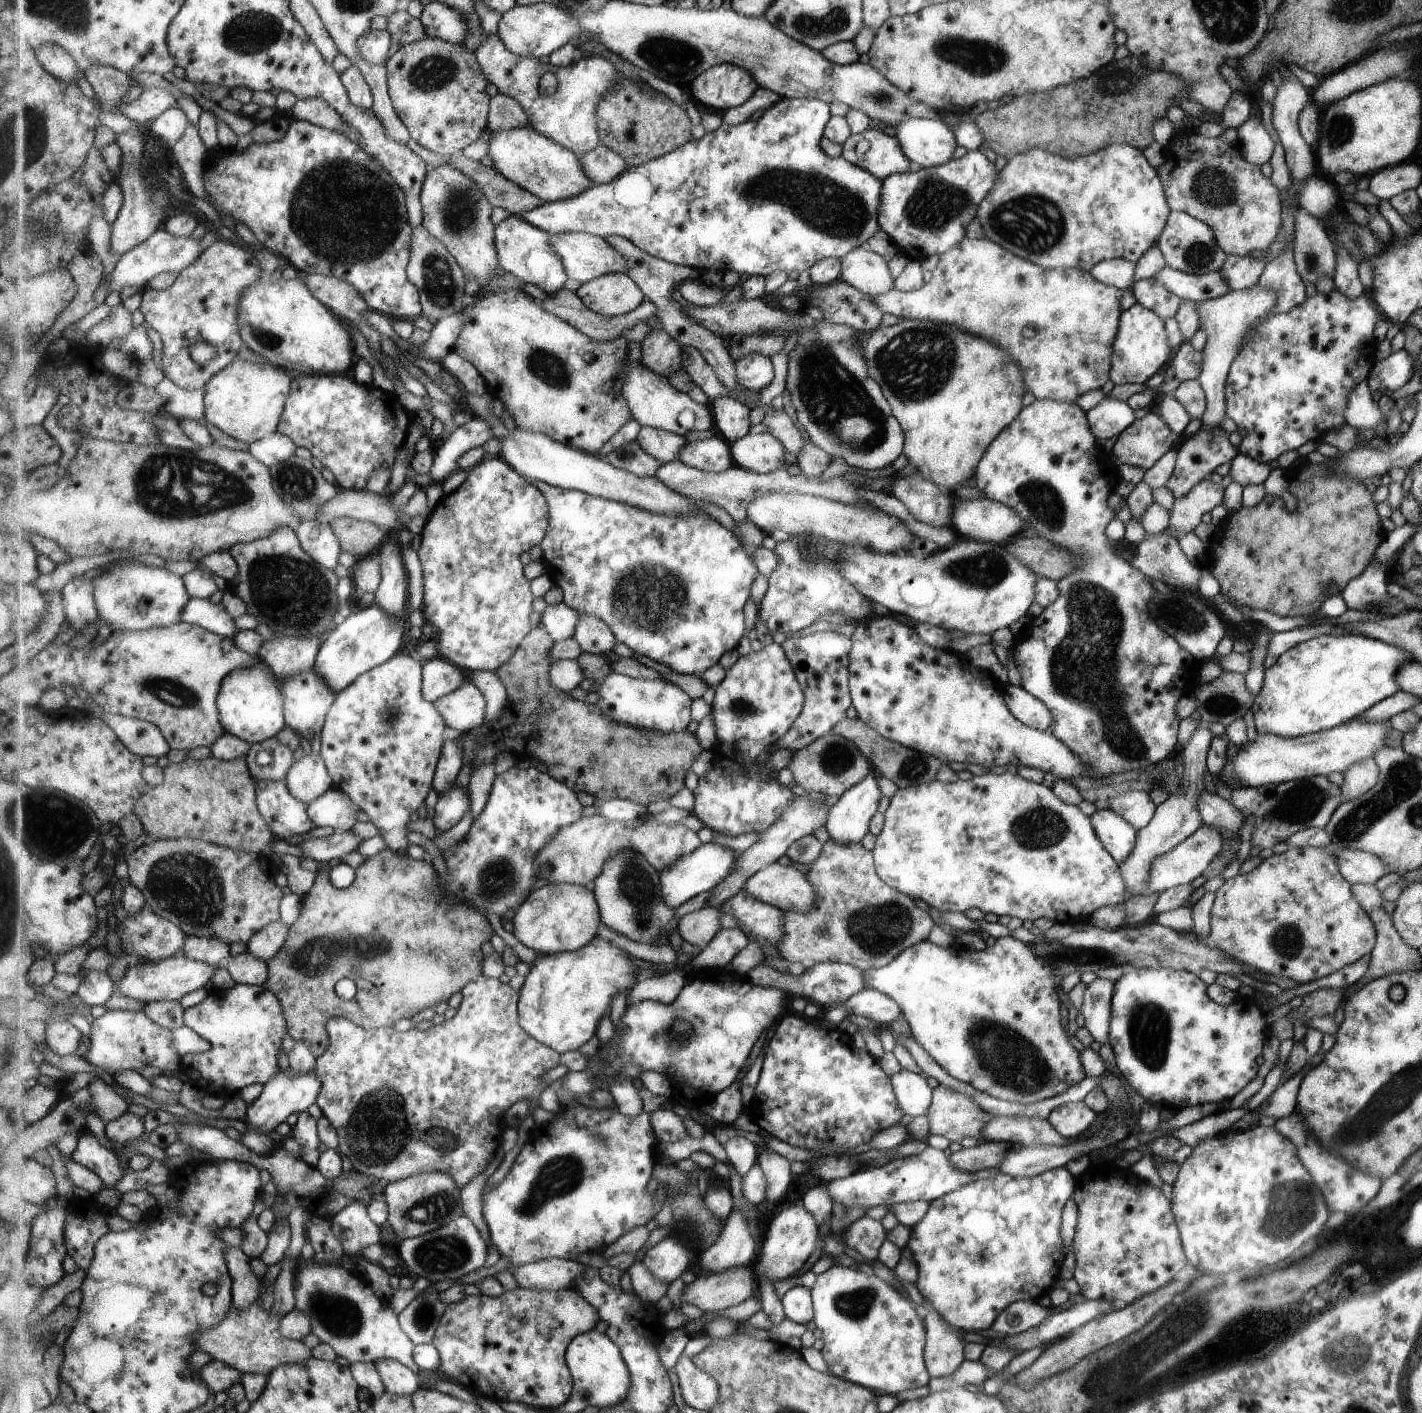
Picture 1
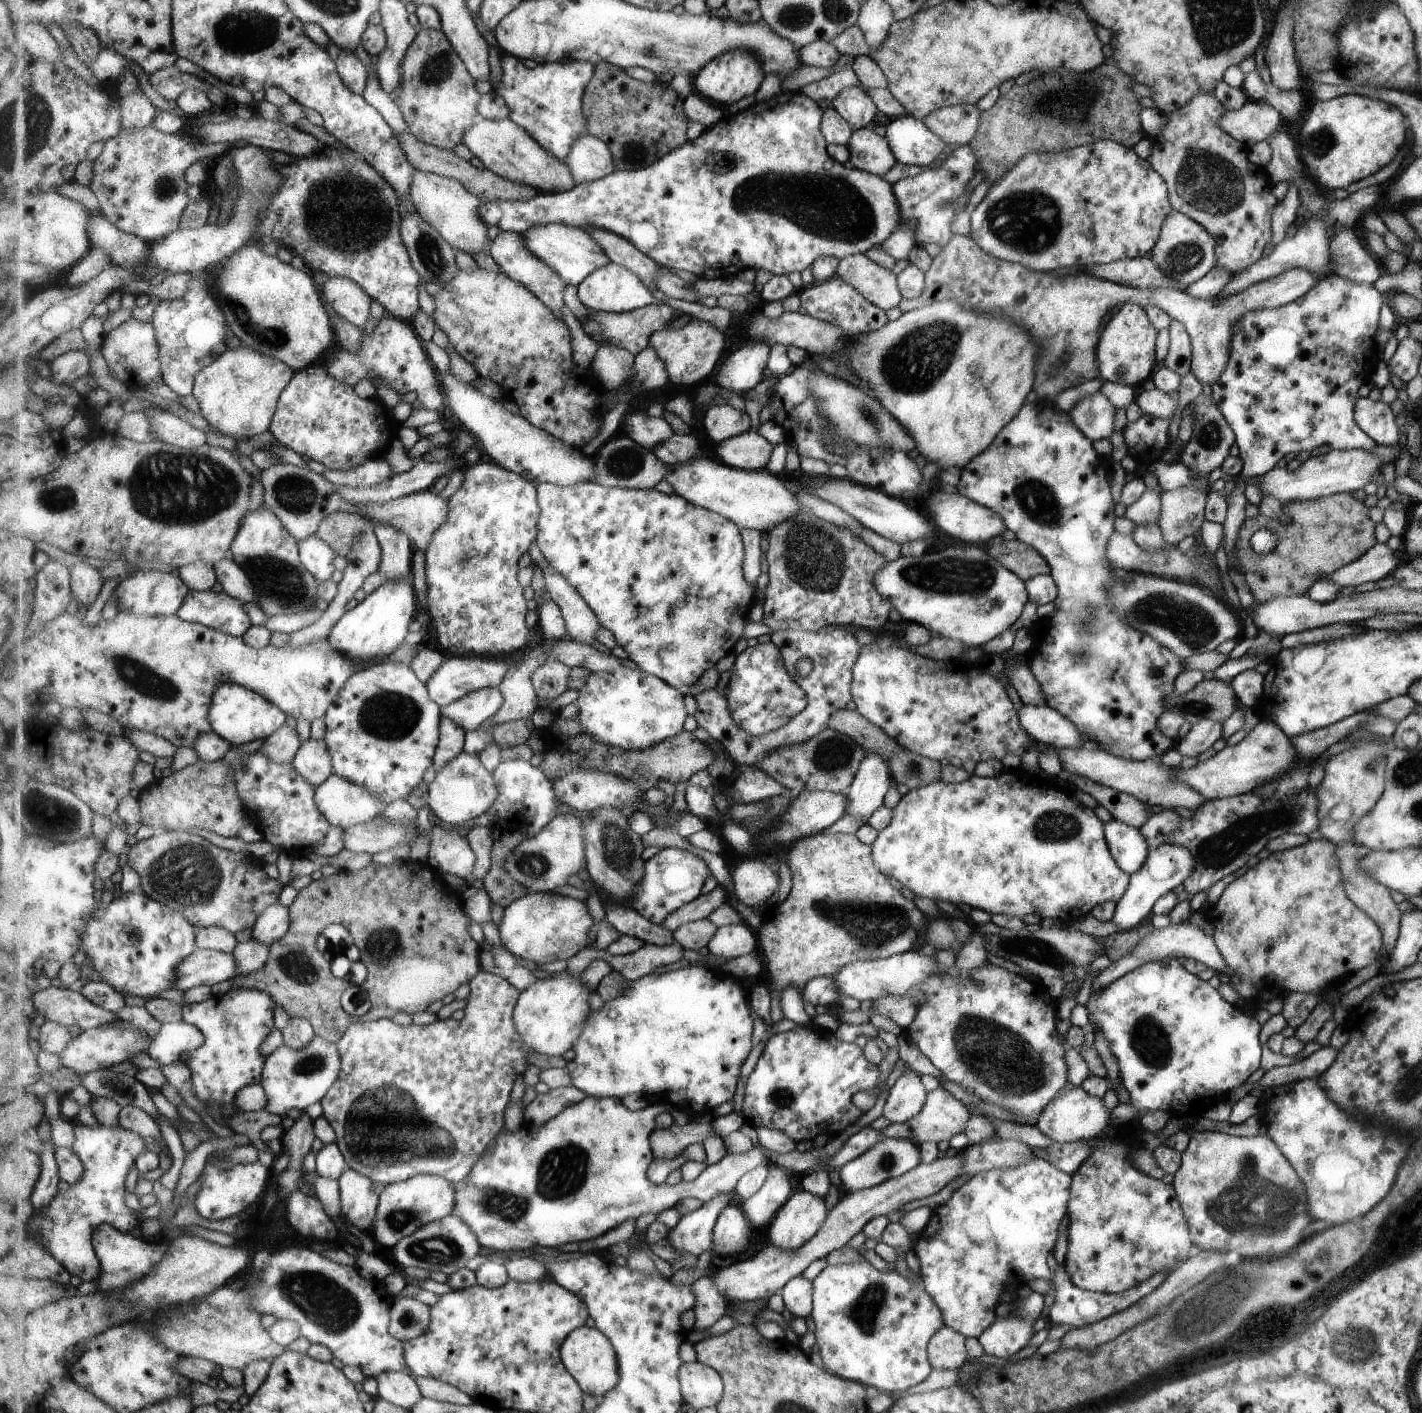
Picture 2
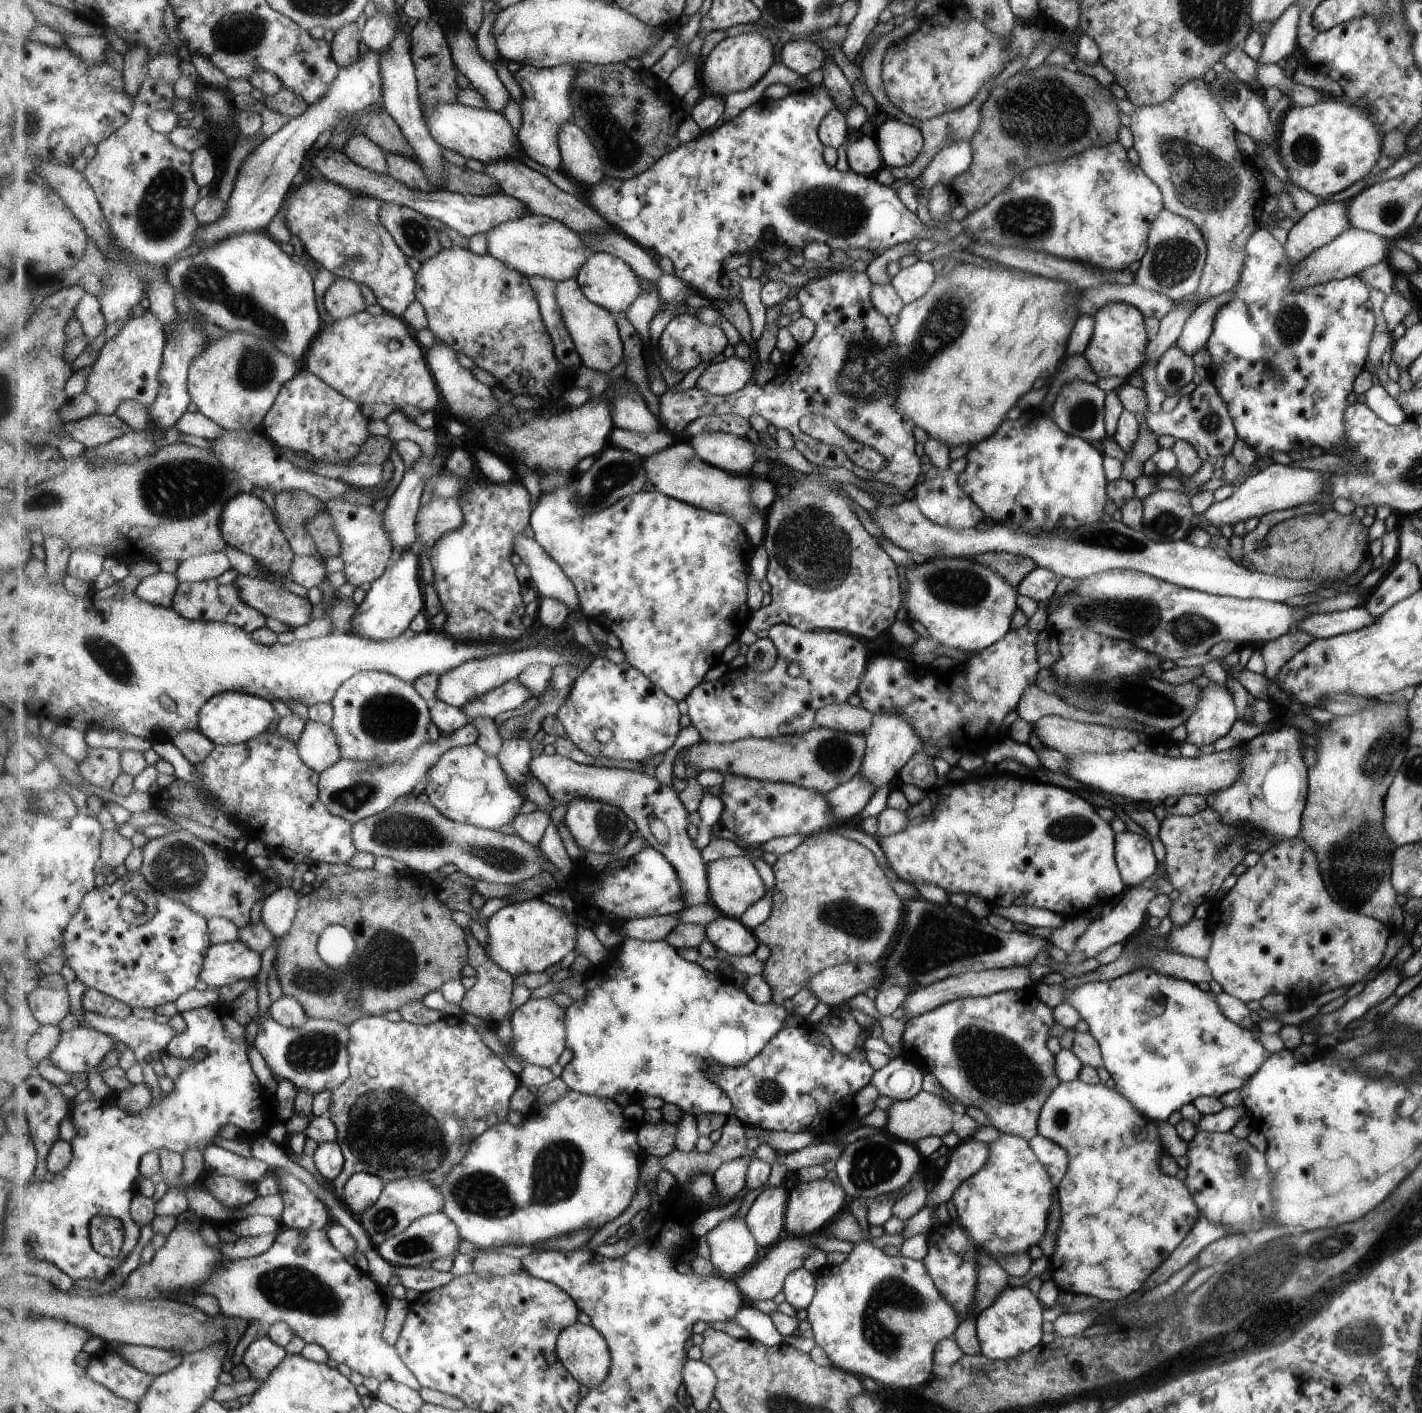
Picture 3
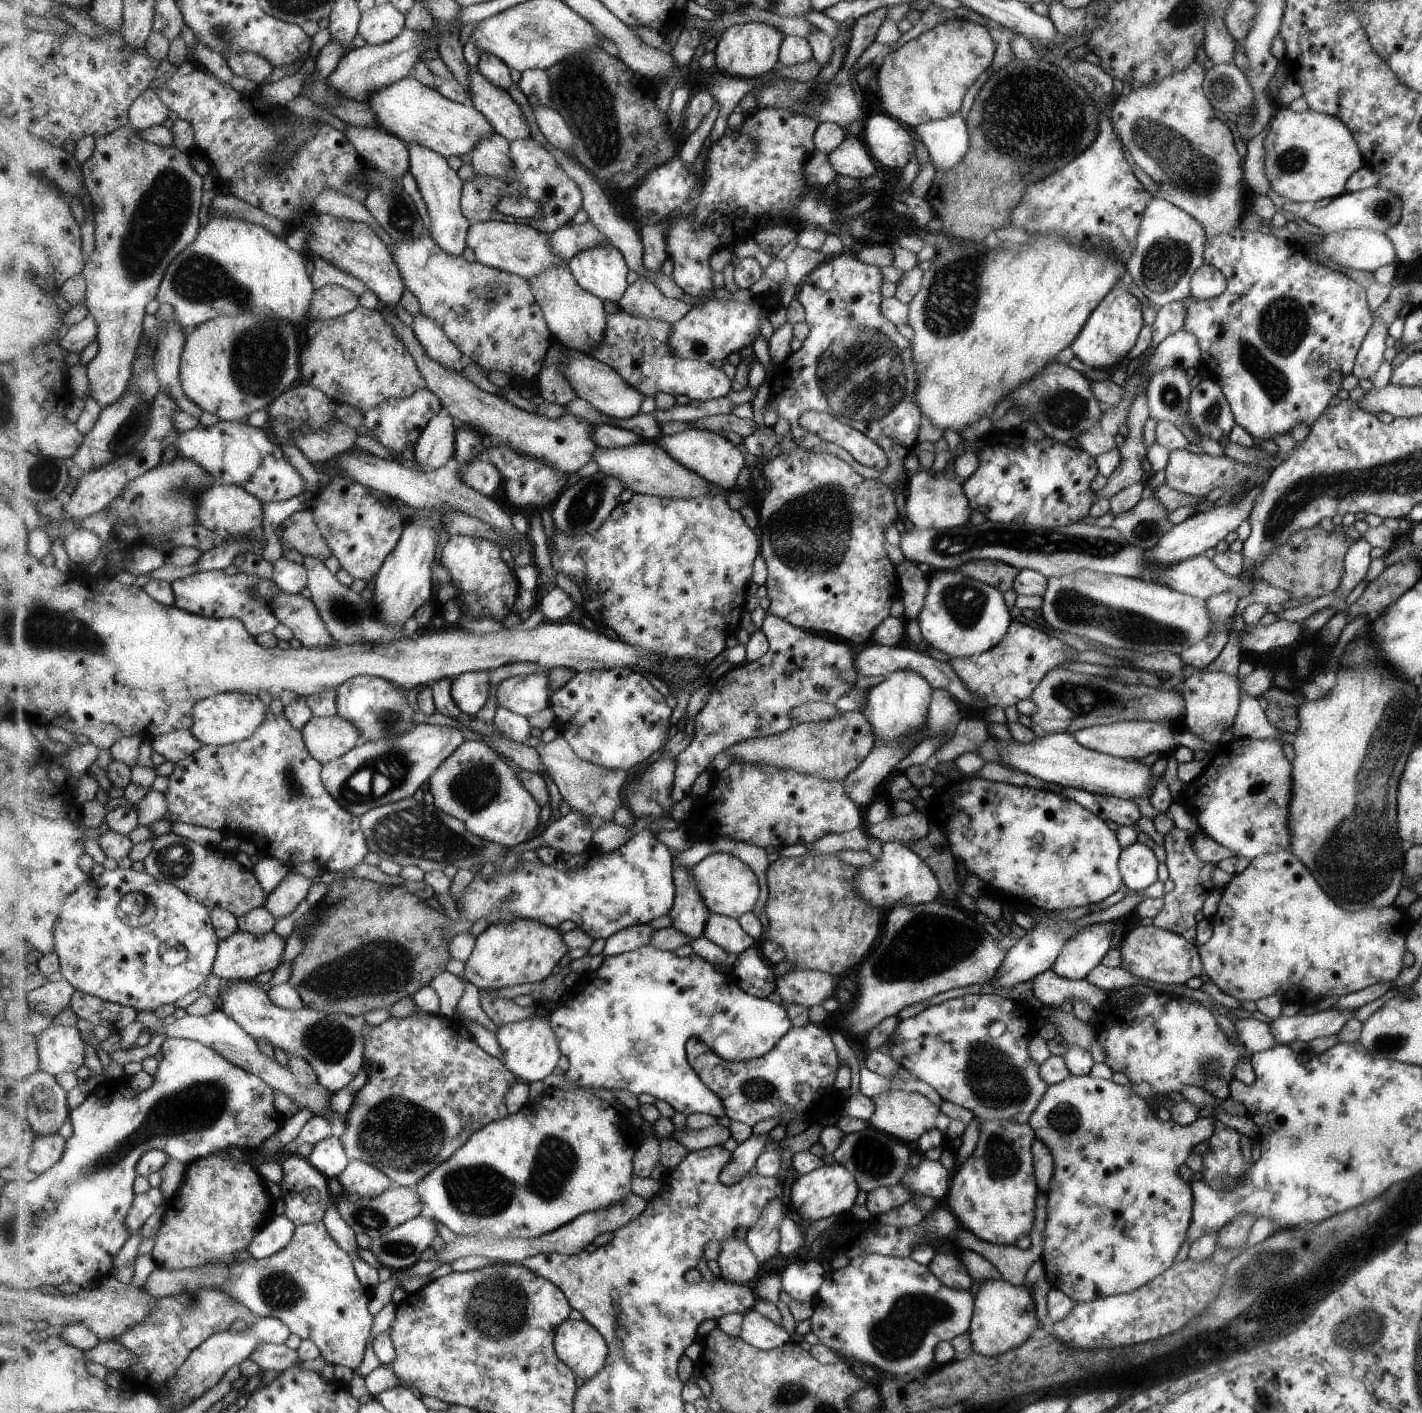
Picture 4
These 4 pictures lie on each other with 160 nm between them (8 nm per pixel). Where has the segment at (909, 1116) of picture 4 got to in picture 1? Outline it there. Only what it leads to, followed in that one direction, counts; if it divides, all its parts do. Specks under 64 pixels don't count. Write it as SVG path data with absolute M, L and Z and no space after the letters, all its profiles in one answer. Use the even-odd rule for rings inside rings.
M939 1083L932 1088L932 1103L927 1107L925 1116L928 1118L928 1134L944 1136L949 1143L959 1143L962 1138L967 1138L967 1136L973 1136L973 1138L983 1141L982 1128L994 1117L965 1093Z

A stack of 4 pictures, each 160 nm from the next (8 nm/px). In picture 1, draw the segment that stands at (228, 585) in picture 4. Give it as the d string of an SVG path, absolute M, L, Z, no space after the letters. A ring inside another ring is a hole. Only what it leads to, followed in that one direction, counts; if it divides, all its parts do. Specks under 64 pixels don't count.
M192 598L190 603L184 608L182 614L182 620L186 623L201 625L203 628L214 632L215 634L229 637L234 639L239 632L237 626L237 620L227 612L227 609L224 607L222 602L218 604L213 604L211 600L208 599L196 599Z

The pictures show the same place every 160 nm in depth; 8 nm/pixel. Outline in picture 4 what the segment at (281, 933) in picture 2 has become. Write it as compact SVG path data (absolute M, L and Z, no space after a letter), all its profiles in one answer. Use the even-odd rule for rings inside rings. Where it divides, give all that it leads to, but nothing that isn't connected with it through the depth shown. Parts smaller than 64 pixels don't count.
M289 873L285 880L268 896L267 907L276 918L289 916L309 894L313 882L300 874Z

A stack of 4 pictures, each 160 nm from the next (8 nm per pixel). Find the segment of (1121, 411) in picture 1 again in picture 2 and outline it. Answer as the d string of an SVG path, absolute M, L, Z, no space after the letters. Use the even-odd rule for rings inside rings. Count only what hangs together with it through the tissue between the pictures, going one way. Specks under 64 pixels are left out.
M1097 391L1079 400L1067 414L1089 440L1099 440L1113 432L1115 409L1107 397Z

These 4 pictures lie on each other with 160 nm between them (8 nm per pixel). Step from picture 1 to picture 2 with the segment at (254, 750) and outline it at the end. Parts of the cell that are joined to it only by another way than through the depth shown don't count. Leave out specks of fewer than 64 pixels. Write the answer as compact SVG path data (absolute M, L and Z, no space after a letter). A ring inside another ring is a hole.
M283 725L263 741L260 752L268 755L271 760L292 763L300 748L299 734L293 728Z

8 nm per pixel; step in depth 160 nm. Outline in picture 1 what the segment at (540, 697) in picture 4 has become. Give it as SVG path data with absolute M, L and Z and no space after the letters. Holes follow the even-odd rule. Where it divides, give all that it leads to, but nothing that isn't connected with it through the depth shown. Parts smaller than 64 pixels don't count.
M467 680L457 690L439 697L435 706L442 712L446 726L468 733L486 721L486 698L476 684Z

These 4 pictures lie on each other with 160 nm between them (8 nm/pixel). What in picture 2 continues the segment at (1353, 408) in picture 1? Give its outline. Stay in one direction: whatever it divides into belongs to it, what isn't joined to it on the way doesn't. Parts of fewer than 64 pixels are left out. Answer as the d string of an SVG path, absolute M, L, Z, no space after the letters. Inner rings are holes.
M1359 397L1354 403L1354 419L1359 428L1377 444L1395 445L1398 454L1404 450L1397 443L1400 421L1393 416L1389 405L1381 401L1371 401L1368 397Z

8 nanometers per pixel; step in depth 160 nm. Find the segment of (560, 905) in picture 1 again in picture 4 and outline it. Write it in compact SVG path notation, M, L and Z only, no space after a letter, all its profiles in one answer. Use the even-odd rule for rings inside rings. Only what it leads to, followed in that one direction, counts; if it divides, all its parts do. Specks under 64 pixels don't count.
M535 919L498 922L489 925L476 938L472 954L465 963L466 980L479 990L543 982L558 970L557 964L569 950L564 933L557 927Z

